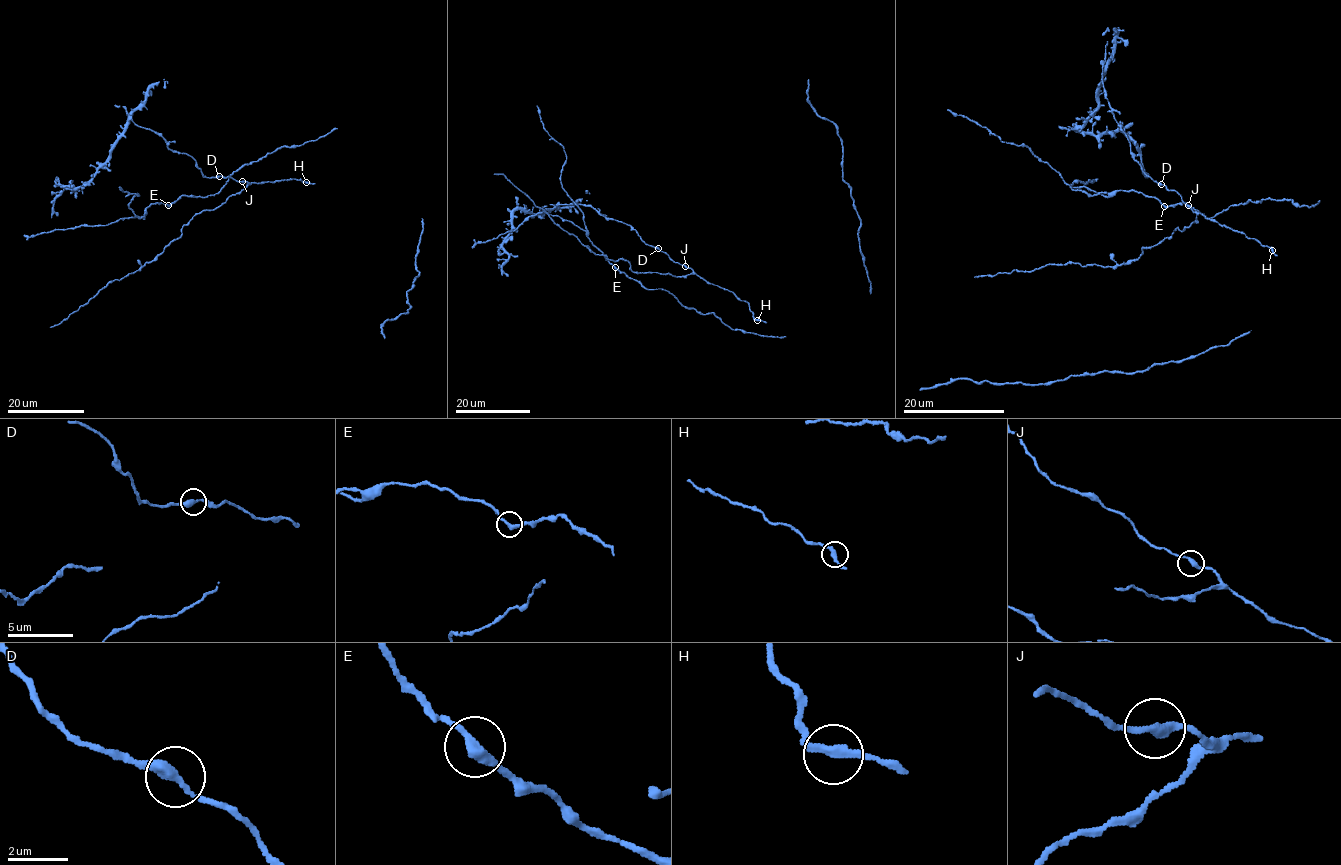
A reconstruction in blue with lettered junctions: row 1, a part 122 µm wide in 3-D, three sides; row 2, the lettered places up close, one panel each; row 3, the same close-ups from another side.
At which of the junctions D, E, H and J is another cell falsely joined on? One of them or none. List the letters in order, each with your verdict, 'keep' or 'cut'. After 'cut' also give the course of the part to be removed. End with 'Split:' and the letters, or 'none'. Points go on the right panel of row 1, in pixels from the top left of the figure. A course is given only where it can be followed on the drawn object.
D: keep
E: keep
H: keep
J: keep
Split: none

